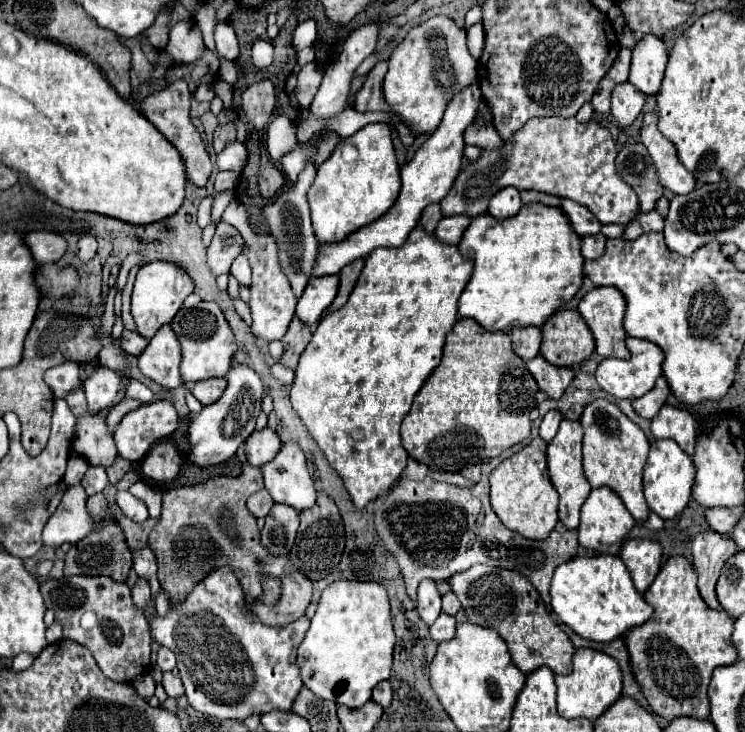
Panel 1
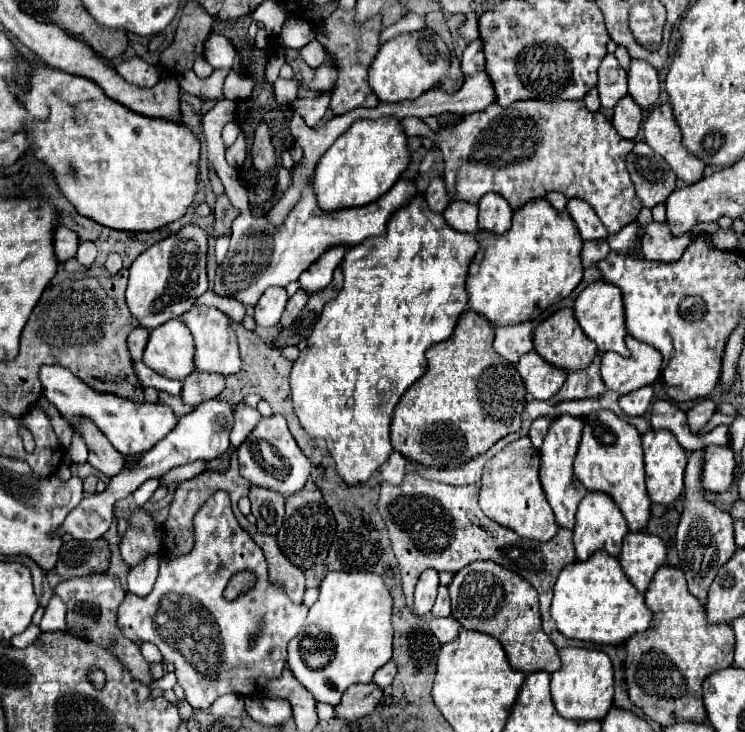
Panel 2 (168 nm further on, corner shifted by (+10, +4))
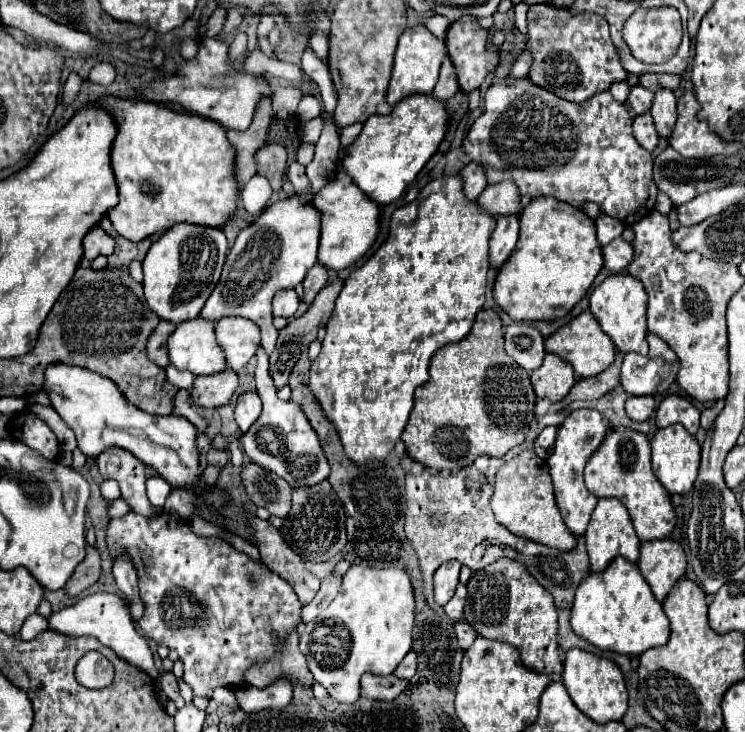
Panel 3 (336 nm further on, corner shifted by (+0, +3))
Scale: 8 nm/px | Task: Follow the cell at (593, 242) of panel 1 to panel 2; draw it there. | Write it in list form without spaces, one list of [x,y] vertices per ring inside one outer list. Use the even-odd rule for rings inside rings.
[[[586,241],[582,247],[582,265],[594,267],[598,261],[602,261],[610,253],[610,247],[606,241]]]

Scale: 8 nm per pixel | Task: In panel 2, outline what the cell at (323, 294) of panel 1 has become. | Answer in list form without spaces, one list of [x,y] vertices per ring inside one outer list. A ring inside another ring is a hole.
[[[336,245],[336,249],[328,249],[328,253],[324,253],[324,257],[318,257],[318,261],[314,261],[314,265],[310,265],[300,275],[300,287],[306,289],[308,293],[316,293],[316,291],[324,289],[328,285],[328,281],[332,281],[332,273],[340,265],[344,253],[346,251],[340,249],[338,245]]]

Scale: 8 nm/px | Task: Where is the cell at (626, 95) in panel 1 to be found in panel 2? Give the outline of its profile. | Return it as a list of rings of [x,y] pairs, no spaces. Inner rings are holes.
[[[624,97],[616,107],[614,107],[614,117],[612,125],[624,139],[636,139],[640,125],[642,125],[642,109],[634,103],[632,97]]]

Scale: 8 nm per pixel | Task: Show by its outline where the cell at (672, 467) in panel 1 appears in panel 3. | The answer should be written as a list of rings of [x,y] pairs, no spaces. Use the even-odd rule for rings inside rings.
[[[674,424],[670,428],[660,428],[652,438],[652,470],[662,486],[670,494],[686,494],[690,492],[700,466],[700,446],[694,436],[690,436],[682,424]]]

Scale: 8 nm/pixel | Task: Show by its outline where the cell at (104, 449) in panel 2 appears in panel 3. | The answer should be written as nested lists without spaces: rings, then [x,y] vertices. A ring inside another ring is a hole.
[[[110,446],[96,458],[96,464],[102,478],[112,478],[120,484],[122,498],[130,504],[132,512],[146,518],[160,514],[160,510],[154,508],[146,498],[146,466],[138,458],[134,458],[134,454],[118,446]]]

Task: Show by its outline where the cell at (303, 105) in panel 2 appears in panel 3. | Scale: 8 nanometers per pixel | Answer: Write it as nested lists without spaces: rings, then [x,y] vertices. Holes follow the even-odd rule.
[[[316,116],[308,122],[302,122],[302,140],[304,142],[316,142],[320,138],[320,132],[324,128],[324,118]]]

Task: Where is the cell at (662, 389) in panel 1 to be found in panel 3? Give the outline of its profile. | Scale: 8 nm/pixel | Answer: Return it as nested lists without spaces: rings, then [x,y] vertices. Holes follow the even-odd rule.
[[[630,396],[626,400],[626,414],[638,422],[648,420],[652,416],[654,408],[656,408],[654,396]]]

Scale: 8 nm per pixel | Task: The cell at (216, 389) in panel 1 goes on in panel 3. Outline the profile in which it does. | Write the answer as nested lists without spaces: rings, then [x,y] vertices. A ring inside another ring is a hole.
[[[222,370],[210,376],[198,376],[190,390],[190,398],[196,406],[218,408],[230,402],[238,388],[238,376],[232,370]]]

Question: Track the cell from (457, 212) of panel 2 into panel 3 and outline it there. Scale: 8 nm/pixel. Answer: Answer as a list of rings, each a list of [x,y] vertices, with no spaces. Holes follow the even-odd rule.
[[[500,182],[498,186],[486,186],[486,190],[476,198],[478,206],[488,216],[500,216],[500,214],[518,214],[518,188],[512,182]]]

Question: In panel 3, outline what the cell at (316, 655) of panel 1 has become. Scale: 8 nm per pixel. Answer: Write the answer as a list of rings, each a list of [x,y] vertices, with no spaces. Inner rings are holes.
[[[350,566],[350,570],[348,570],[348,572],[344,574],[344,578],[342,578],[342,586],[340,586],[336,598],[330,602],[330,606],[328,606],[318,618],[312,620],[312,622],[308,622],[308,624],[304,626],[304,630],[300,632],[300,650],[302,650],[302,654],[306,656],[308,668],[310,668],[310,672],[314,674],[316,682],[320,682],[320,684],[328,690],[328,694],[330,694],[334,700],[344,702],[344,704],[352,704],[352,702],[358,700],[358,692],[360,692],[360,676],[362,676],[364,672],[378,674],[378,676],[388,676],[388,674],[392,674],[394,668],[402,662],[402,658],[408,654],[408,650],[410,650],[410,646],[412,646],[414,592],[412,592],[412,584],[410,584],[410,580],[408,580],[408,574],[406,574],[402,568],[364,568],[364,566]],[[324,616],[346,616],[346,618],[336,618],[336,626],[332,626],[332,624],[330,624],[332,620],[318,620],[318,618],[324,618]]]

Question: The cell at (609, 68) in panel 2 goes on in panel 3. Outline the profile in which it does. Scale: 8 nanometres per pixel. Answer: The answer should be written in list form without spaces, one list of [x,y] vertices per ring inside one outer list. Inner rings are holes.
[[[636,84],[636,86],[630,86],[626,104],[632,108],[634,114],[642,114],[642,112],[648,112],[650,110],[652,98],[654,98],[654,94],[650,90],[646,90],[640,84]]]

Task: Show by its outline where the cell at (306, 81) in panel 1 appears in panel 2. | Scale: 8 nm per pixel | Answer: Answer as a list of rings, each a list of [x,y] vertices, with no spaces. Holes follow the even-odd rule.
[[[278,79],[274,83],[274,99],[280,105],[288,105],[298,97],[298,83],[294,79]]]

